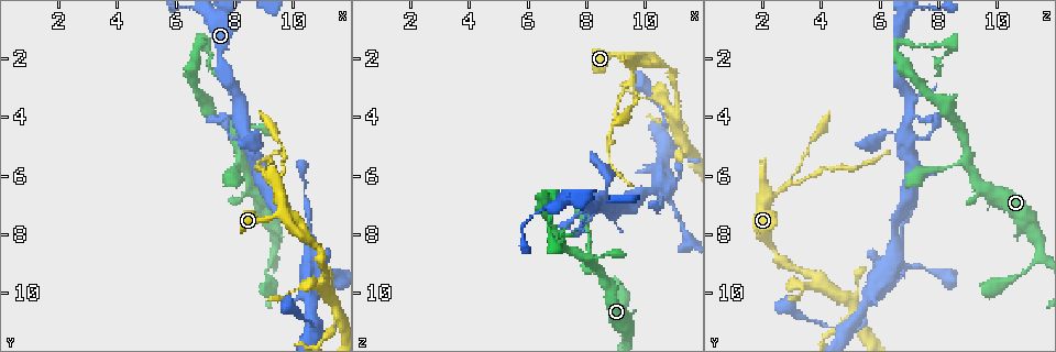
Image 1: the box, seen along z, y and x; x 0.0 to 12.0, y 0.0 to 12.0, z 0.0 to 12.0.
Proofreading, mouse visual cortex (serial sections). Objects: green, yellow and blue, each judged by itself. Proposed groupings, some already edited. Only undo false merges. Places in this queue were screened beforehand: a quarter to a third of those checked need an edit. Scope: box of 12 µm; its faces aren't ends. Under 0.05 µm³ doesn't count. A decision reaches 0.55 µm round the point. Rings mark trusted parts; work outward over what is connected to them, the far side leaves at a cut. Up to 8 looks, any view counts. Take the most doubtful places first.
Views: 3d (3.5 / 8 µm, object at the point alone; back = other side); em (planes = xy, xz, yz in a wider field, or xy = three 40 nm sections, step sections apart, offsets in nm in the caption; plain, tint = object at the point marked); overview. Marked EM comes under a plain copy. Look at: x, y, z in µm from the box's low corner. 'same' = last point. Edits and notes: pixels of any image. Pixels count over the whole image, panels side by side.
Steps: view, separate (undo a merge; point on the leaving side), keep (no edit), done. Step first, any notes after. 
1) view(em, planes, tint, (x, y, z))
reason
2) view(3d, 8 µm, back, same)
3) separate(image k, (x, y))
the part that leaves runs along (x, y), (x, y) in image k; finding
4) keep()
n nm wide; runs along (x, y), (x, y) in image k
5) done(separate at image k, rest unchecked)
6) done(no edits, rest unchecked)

view(3d, 3.5 µm, (10.6, 7.8, 6.8))
a narrow waist

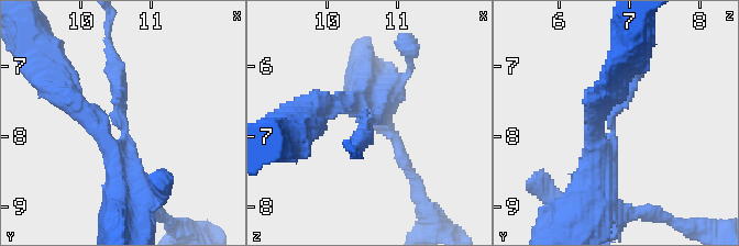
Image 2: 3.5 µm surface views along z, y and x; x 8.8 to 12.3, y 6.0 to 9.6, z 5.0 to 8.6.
view(em, xy, step 5, tint, (10.60, 7.80, 6.75))
3 arms; arms of 250, 350, 350 nm; shape alone is not enough

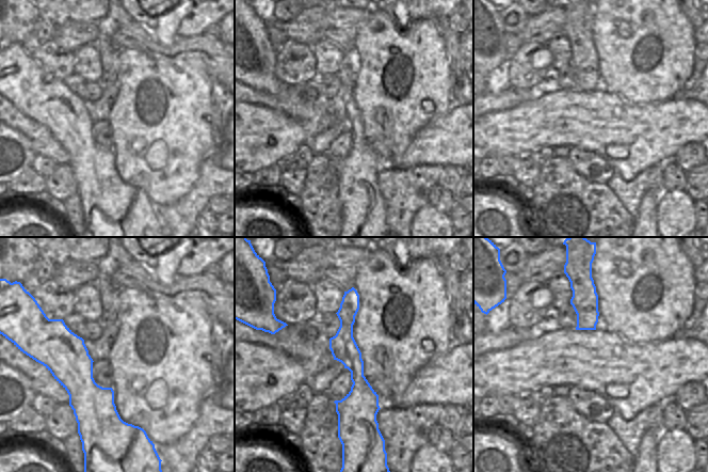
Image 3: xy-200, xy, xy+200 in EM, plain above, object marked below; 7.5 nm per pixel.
view(em, xy, step 2, tint, same)

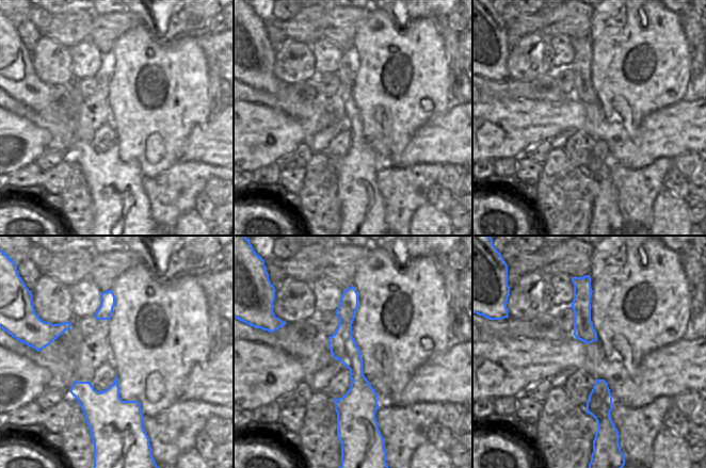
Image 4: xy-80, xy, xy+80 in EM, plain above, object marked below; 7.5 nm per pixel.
keep()
runs along (352, 290), (346, 350), (356, 408), (345, 425) in image 4; continuous, no second cell

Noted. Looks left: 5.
view(3d, 3.5 µm, (6.9, 1.4, 6.7))
abrupt turn

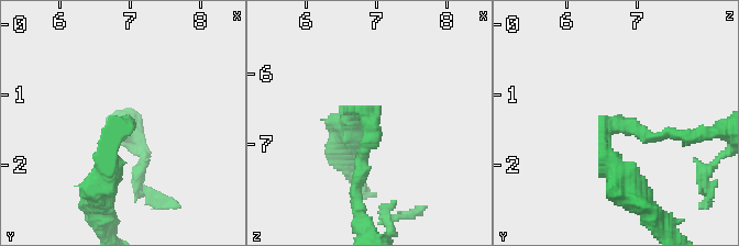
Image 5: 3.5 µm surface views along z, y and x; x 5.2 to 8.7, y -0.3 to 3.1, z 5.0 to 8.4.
view(em, xy, step 1, tint, (6.90, 1.50, 6.65))
arms of 150, 350 nm

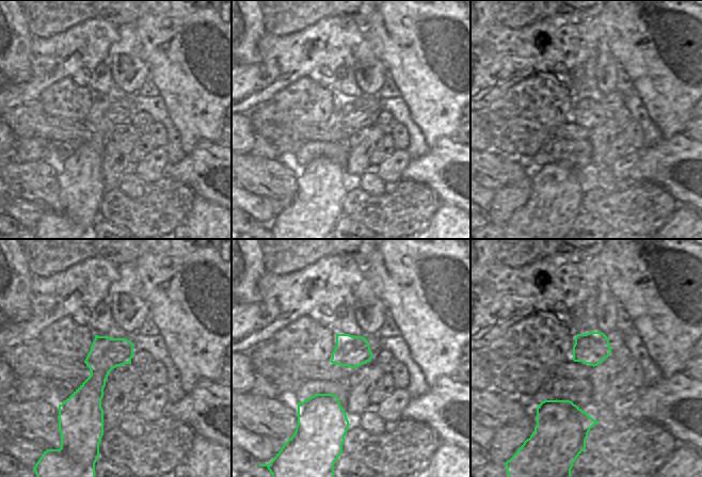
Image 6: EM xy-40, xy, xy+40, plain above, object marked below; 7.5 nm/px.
separate(image 5, (365, 155))
the part that leaves runs along (609, 127), (708, 134) in image 5; two cells meet here

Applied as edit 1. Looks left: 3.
view(3d, 3.5 µm, back, (10.9, 8.4, 2.3))
calibre changes

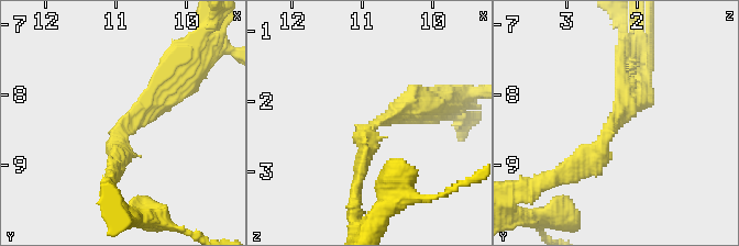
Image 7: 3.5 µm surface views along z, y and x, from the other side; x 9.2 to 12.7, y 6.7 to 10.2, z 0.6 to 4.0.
view(em, planes, tint, (10.90, 8.45, 2.35))
arms of 300, 300 nm

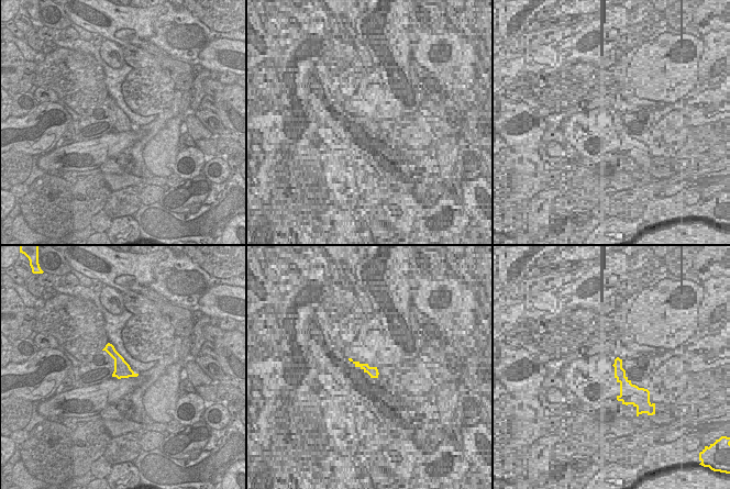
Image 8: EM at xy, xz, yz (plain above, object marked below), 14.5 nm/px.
keep()
runs along (635, 84), (596, 152), (564, 175) in image 7; all the same cell

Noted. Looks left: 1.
done(separate at image 5, rest unchecked)

